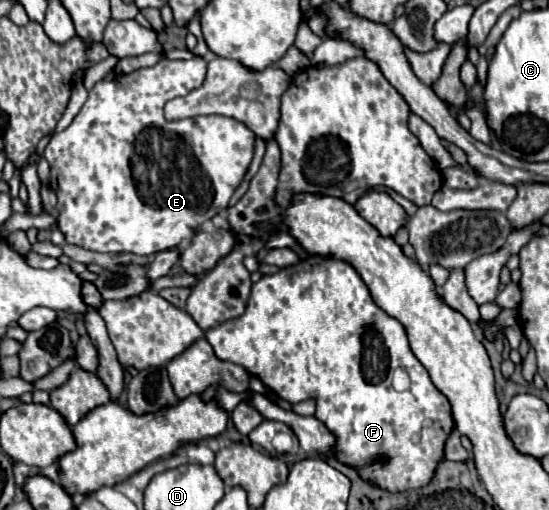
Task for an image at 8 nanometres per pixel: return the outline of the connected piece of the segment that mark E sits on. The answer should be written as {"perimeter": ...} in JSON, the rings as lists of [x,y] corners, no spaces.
{"perimeter":[[[192,58],[192,60],[160,60],[156,66],[134,70],[130,74],[120,74],[120,76],[114,76],[112,80],[100,80],[88,92],[88,100],[82,106],[82,110],[78,112],[78,116],[74,118],[74,122],[66,130],[62,130],[50,138],[42,156],[48,160],[48,164],[52,166],[52,172],[56,174],[52,184],[54,184],[54,192],[58,196],[58,212],[60,212],[58,224],[60,224],[60,230],[64,232],[68,244],[76,244],[76,246],[96,250],[96,252],[132,252],[132,254],[140,254],[140,256],[150,256],[160,250],[188,244],[204,220],[210,220],[212,216],[226,210],[226,206],[228,206],[234,190],[240,186],[240,182],[248,170],[248,164],[252,160],[252,154],[254,154],[256,136],[252,134],[252,130],[234,118],[226,118],[226,116],[218,116],[218,114],[184,118],[184,120],[176,120],[176,122],[168,122],[164,118],[164,104],[172,98],[184,96],[184,94],[192,92],[194,88],[202,86],[204,74],[206,74],[206,60]]]}

